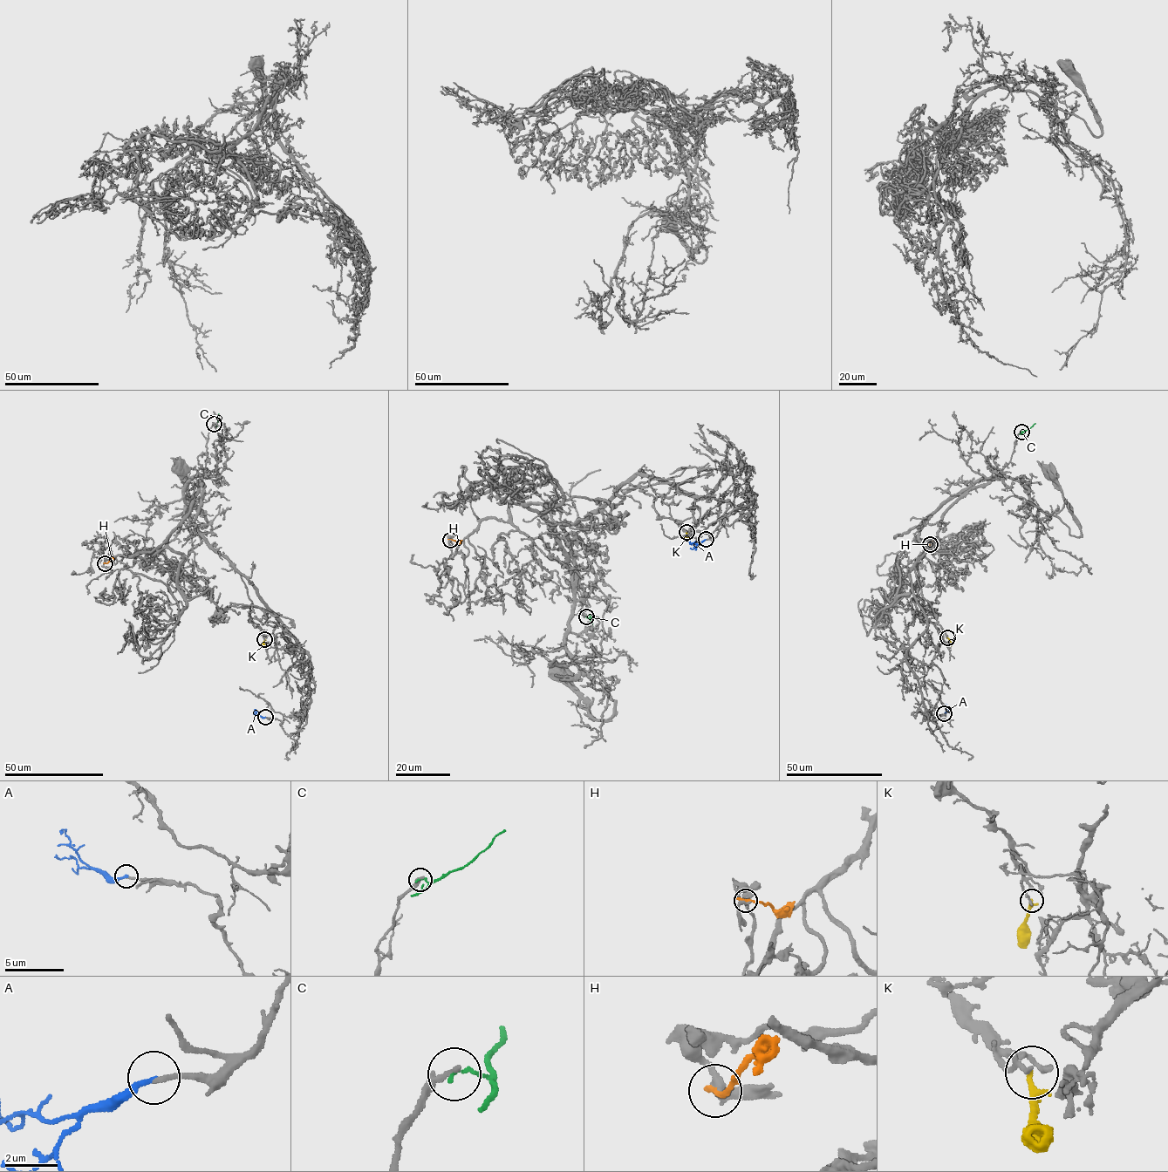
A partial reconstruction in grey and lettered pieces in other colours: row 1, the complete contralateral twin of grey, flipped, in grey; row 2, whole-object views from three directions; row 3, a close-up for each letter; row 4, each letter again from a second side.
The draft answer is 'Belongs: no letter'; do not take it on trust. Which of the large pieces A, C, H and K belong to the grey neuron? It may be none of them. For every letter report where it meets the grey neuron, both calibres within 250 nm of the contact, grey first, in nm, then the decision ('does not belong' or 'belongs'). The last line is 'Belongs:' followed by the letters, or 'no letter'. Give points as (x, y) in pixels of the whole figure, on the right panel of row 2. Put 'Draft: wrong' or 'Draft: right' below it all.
A: meets grey at (944, 713); 190 nm thick on the grey side, 170 nm on the other; belongs
C: meets grey at (1021, 432); 200 nm thick on the grey side, 140 nm on the other; does not belong
H: meets grey at (930, 544); 360 nm thick on the grey side, 260 nm on the other; does not belong
K: meets grey at (947, 637); 200 nm thick on the grey side, 200 nm on the other; does not belong
Belongs: A
Draft: wrong

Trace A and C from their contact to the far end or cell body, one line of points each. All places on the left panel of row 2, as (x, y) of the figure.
A: (265, 717), (254, 710)
C: (214, 424), (216, 424), (218, 413)

